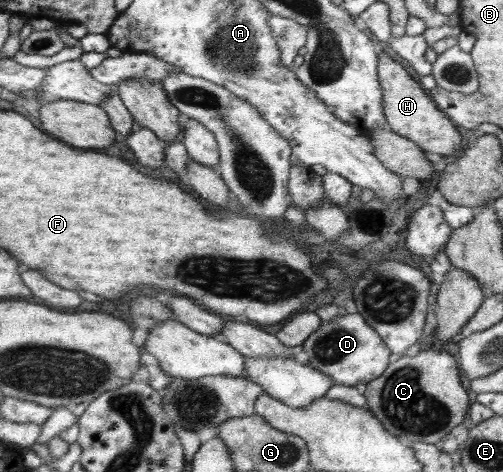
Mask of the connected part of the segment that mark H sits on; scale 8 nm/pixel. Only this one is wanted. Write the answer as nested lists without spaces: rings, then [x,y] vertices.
[[[384,51],[378,55],[377,74],[383,90],[383,112],[387,125],[393,132],[412,140],[423,152],[451,156],[462,149],[461,134],[454,122],[437,108],[420,83]]]

